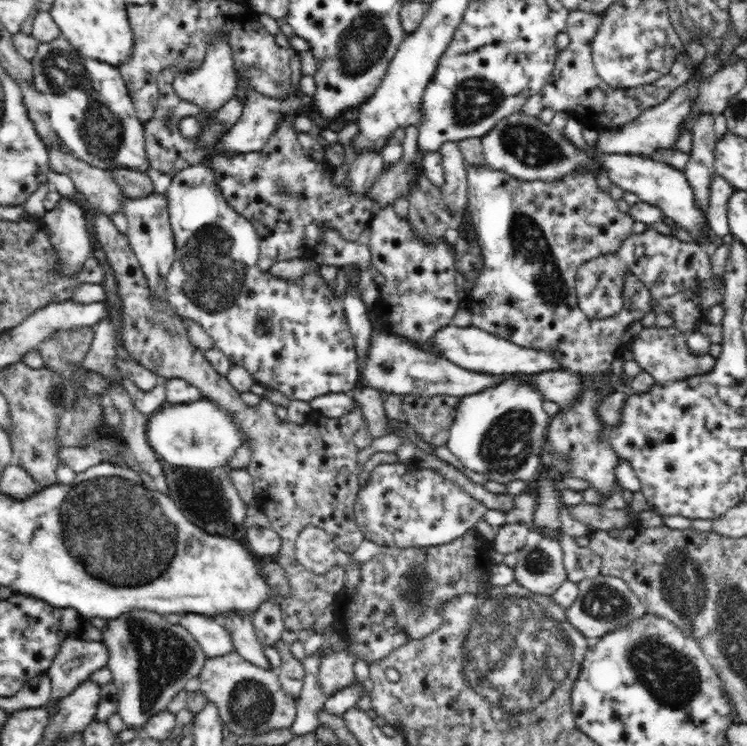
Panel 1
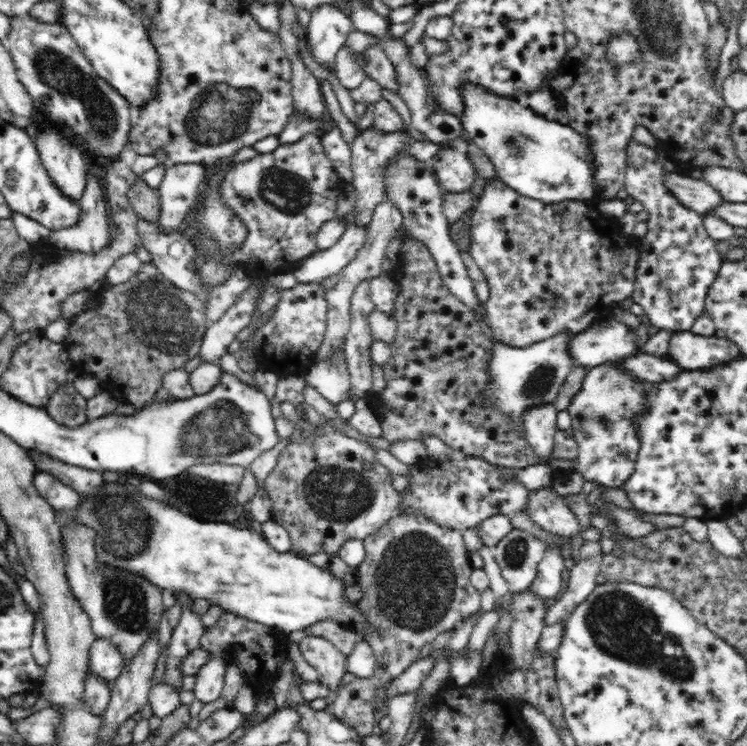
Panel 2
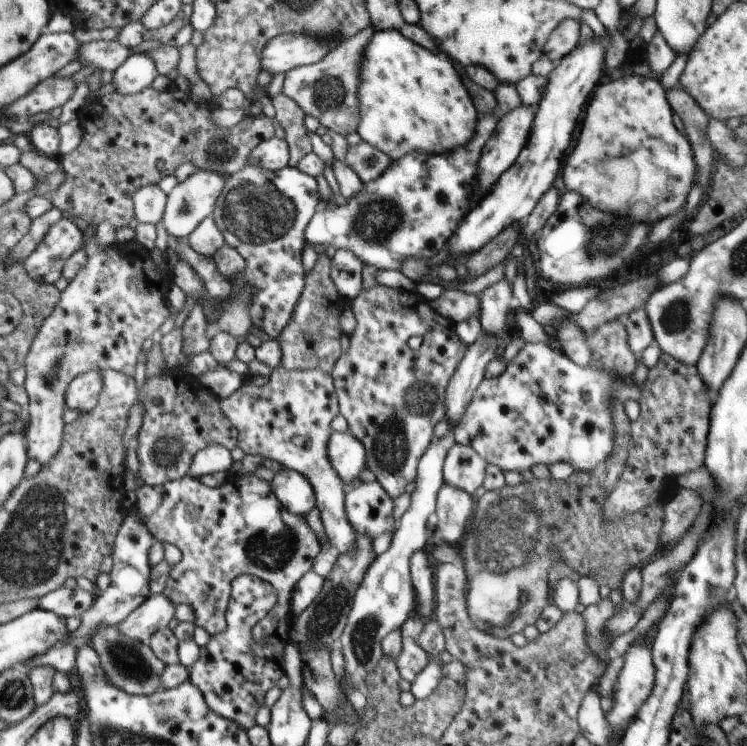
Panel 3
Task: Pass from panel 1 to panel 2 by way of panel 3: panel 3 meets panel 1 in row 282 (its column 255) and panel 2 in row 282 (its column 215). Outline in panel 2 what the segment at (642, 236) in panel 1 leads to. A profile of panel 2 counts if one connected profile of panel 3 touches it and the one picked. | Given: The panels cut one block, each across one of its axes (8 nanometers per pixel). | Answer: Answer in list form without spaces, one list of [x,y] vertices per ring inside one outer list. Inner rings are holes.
[[[632,140],[626,147],[625,189],[648,212],[648,232],[639,243],[639,260],[632,300],[643,307],[652,325],[674,332],[690,331],[694,319],[705,314],[705,296],[723,258],[710,238],[703,215],[682,206],[664,187],[666,170],[654,149]]]

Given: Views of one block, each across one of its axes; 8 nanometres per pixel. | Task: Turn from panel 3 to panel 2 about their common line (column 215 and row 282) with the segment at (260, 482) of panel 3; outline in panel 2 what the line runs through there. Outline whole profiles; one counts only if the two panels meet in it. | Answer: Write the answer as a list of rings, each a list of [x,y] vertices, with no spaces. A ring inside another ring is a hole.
[[[498,178],[486,182],[482,195],[478,198],[478,204],[470,218],[470,238],[471,245],[469,253],[486,277],[488,281],[489,297],[485,302],[486,322],[494,333],[494,341],[513,347],[525,347],[535,342],[540,342],[550,338],[555,334],[566,331],[570,334],[578,334],[586,330],[592,323],[596,322],[598,314],[602,308],[610,304],[618,304],[632,296],[634,288],[634,278],[636,278],[636,268],[639,260],[639,243],[634,235],[626,235],[622,232],[622,222],[614,217],[600,213],[598,209],[587,206],[584,201],[562,201],[554,204],[544,204],[539,200],[522,196],[508,187]]]

